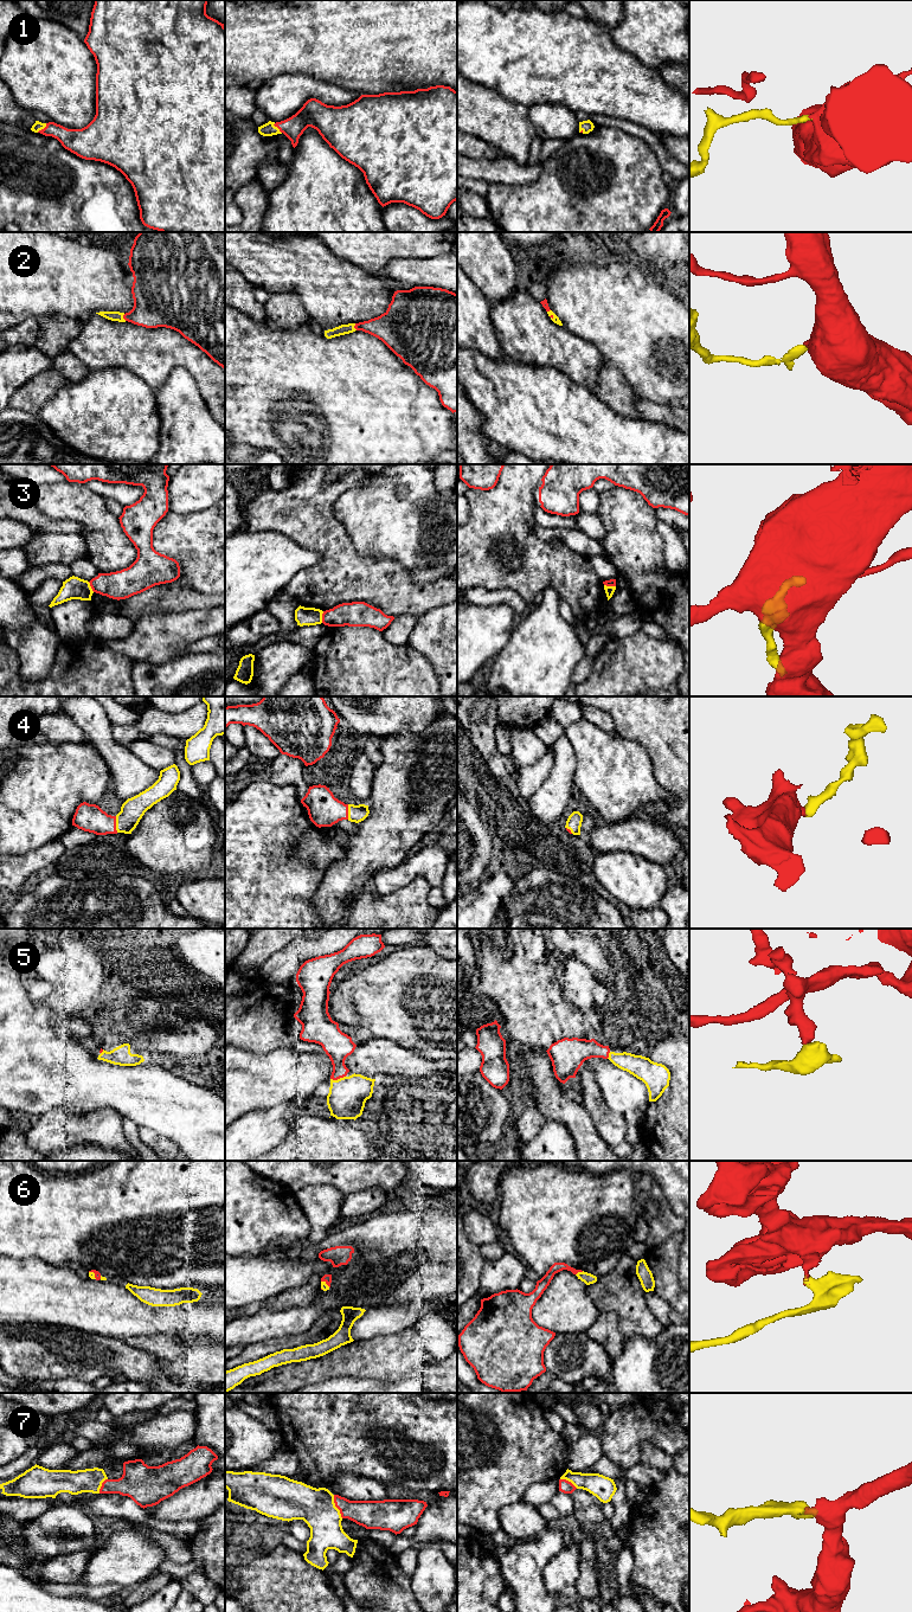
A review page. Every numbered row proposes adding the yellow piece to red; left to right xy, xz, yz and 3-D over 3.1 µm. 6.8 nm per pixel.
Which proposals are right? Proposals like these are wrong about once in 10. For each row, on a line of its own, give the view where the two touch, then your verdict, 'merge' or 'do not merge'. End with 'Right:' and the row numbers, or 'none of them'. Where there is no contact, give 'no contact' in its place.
1: meets red in xy; merge
2: meets red in xy; merge
3: meets red in xz; do not merge
4: meets red in xy; merge
5: meets red in xz; merge
6: meets red in yz; merge
7: meets red in xz; merge
Right: 1, 2, 4, 5, 6, 7

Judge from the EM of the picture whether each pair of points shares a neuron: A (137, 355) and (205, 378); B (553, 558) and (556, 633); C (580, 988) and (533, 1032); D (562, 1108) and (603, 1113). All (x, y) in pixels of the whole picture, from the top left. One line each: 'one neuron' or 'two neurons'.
A: one neuron
B: two neurons
C: two neurons
D: two neurons

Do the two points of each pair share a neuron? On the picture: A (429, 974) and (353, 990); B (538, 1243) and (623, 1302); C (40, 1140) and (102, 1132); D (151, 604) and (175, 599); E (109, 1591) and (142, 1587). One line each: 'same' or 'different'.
A: same
B: different
C: same
D: different
E: different

